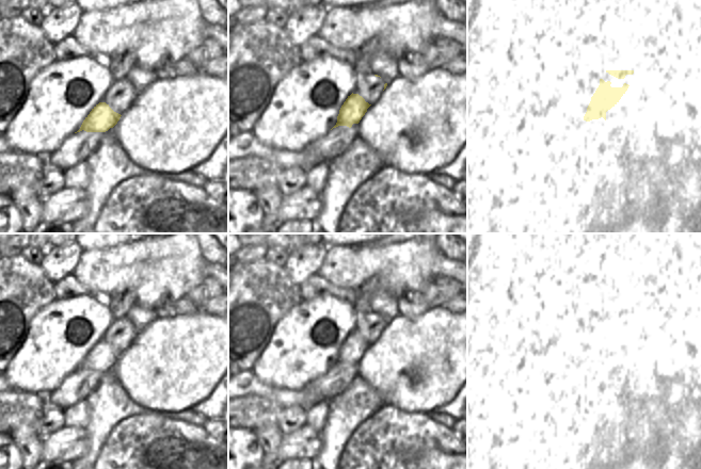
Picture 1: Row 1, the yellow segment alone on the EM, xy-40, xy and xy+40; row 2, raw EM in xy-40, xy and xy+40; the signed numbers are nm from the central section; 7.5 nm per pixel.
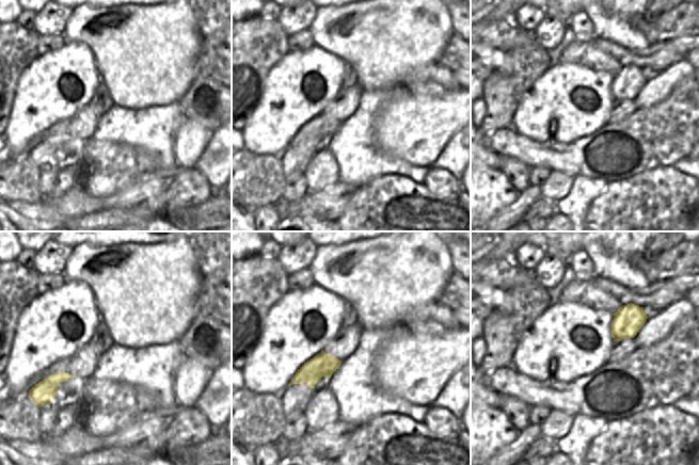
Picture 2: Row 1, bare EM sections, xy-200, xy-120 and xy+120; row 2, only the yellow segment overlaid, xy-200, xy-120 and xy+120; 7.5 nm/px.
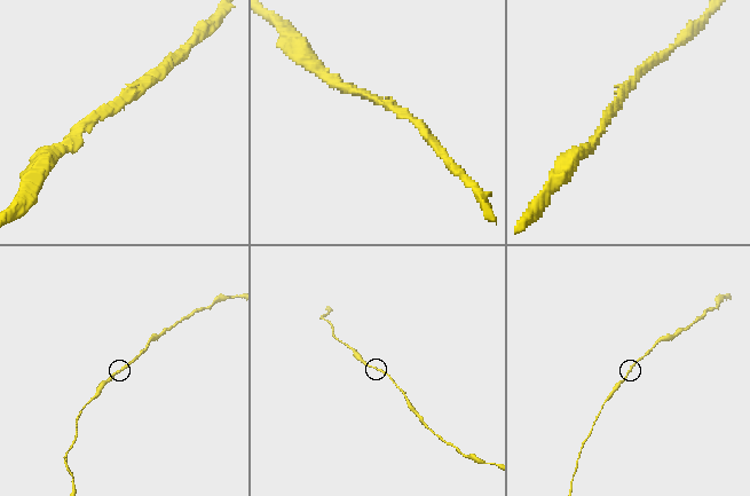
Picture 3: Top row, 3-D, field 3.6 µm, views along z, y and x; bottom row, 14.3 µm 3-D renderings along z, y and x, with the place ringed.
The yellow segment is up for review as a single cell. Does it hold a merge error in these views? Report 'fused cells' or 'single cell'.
single cell

